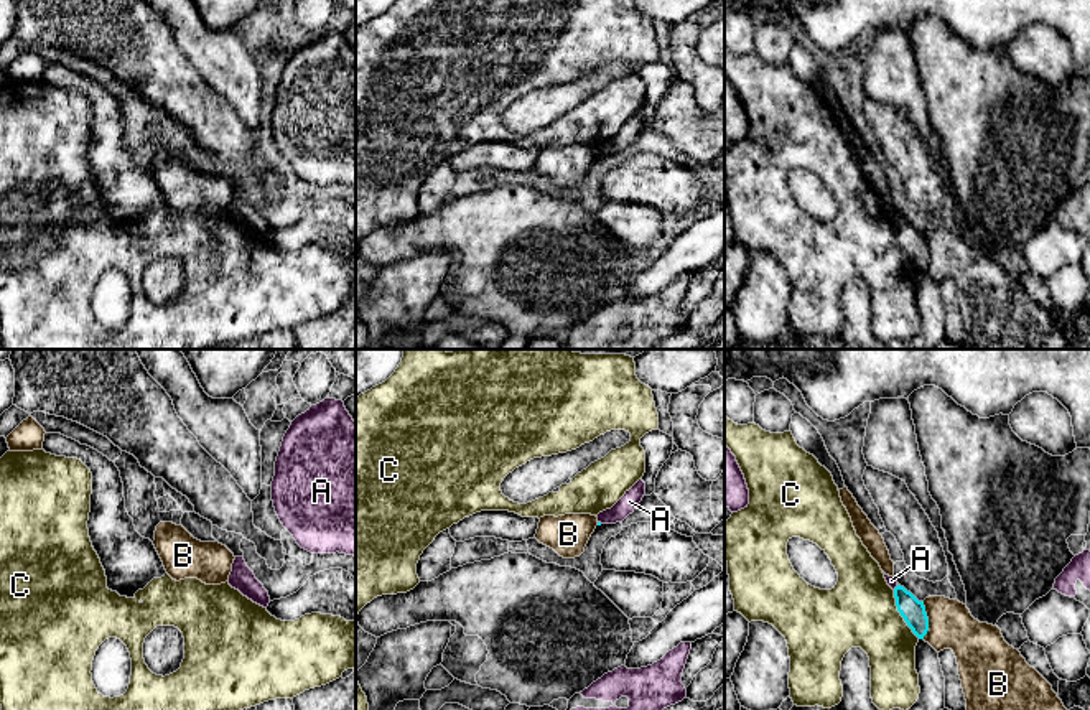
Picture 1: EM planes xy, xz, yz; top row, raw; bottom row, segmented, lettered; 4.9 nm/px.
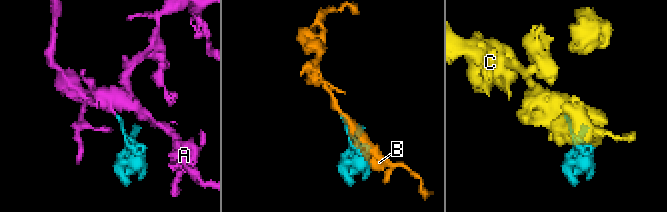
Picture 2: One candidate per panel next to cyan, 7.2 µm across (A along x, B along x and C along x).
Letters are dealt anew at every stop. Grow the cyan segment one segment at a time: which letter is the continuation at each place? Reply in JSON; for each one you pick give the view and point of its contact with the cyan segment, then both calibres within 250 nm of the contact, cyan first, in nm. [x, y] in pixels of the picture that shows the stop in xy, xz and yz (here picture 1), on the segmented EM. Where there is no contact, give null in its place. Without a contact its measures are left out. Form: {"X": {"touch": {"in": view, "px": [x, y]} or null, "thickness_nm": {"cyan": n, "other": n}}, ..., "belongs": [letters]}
{"belongs": []}

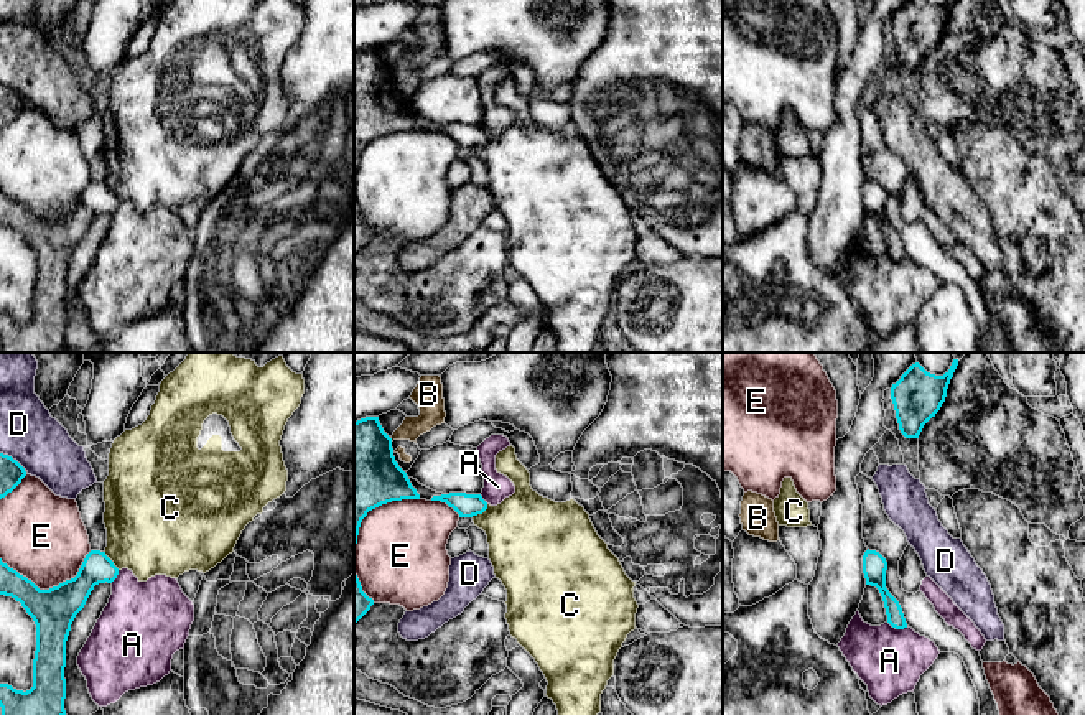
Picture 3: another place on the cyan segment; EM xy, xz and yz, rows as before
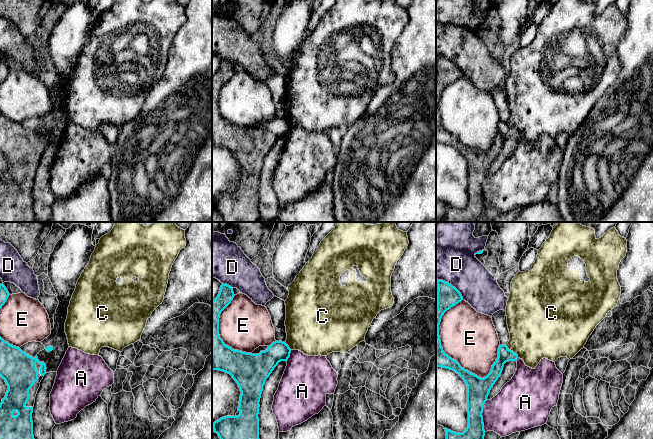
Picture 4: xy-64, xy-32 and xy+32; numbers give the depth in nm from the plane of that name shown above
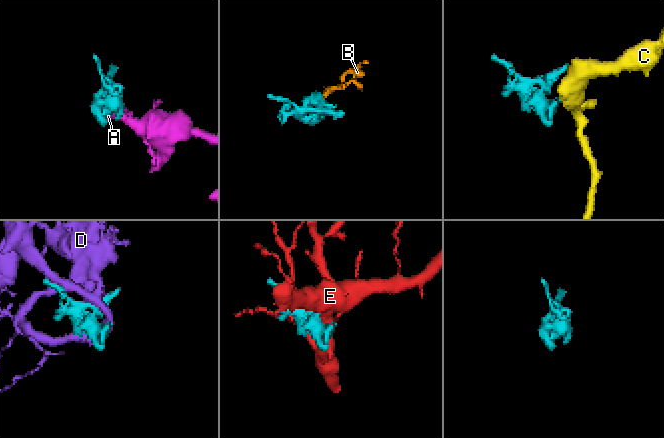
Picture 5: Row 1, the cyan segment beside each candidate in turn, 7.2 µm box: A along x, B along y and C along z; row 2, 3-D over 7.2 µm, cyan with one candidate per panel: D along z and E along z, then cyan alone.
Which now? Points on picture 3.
{"belongs": []}

